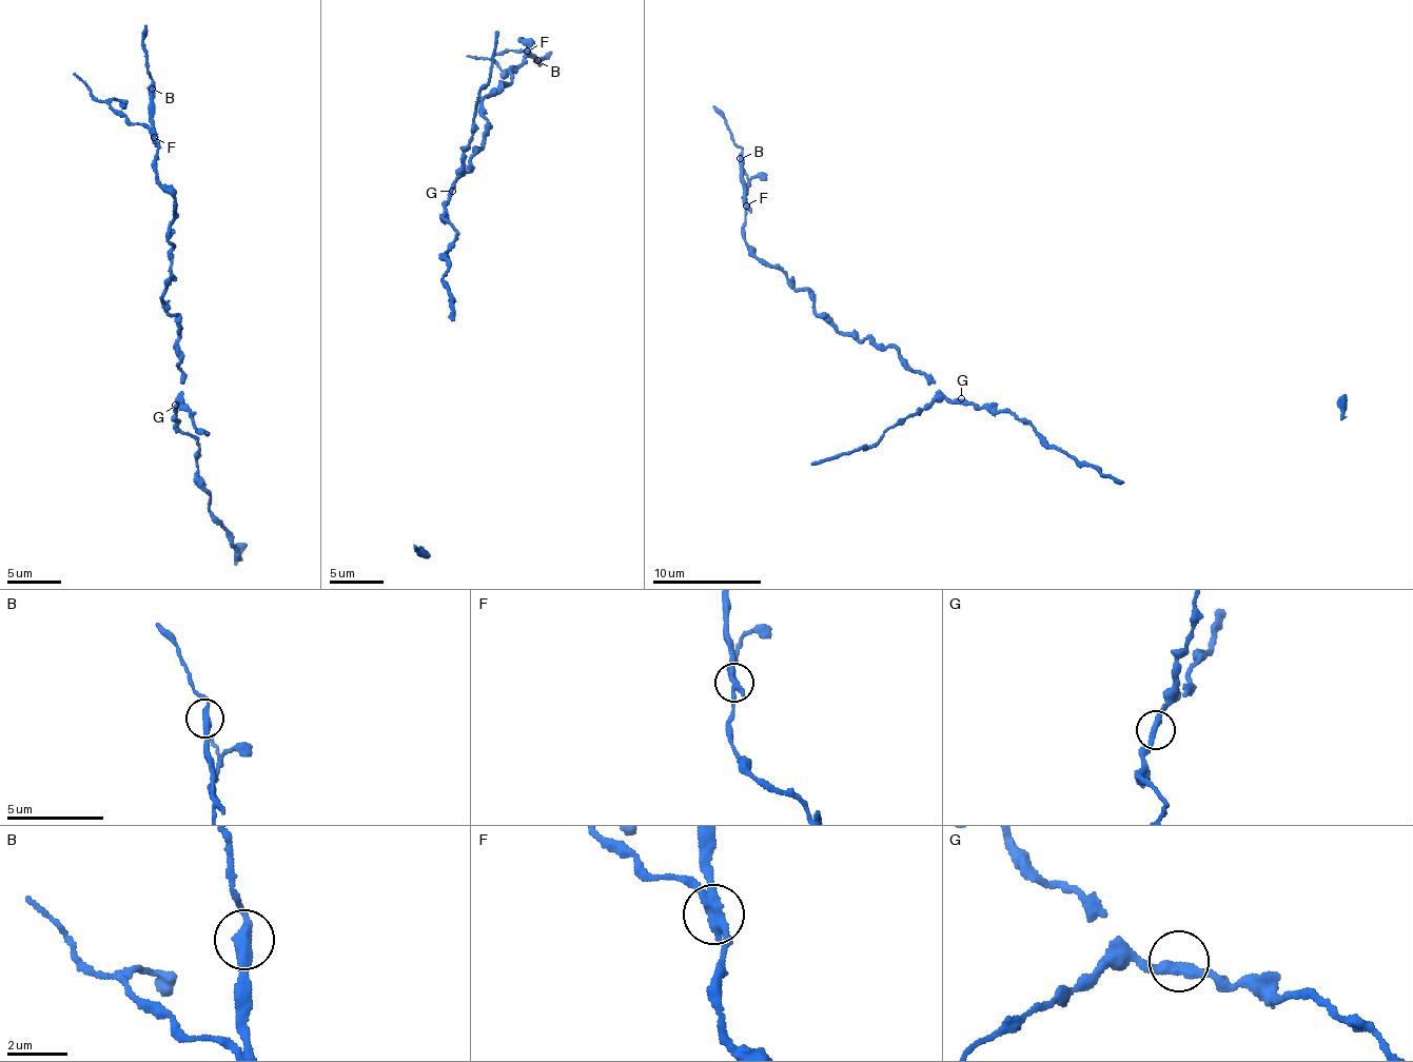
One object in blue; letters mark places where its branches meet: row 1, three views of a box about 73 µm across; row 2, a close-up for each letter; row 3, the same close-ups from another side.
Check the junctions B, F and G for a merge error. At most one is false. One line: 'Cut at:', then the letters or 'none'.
Cut at: F

